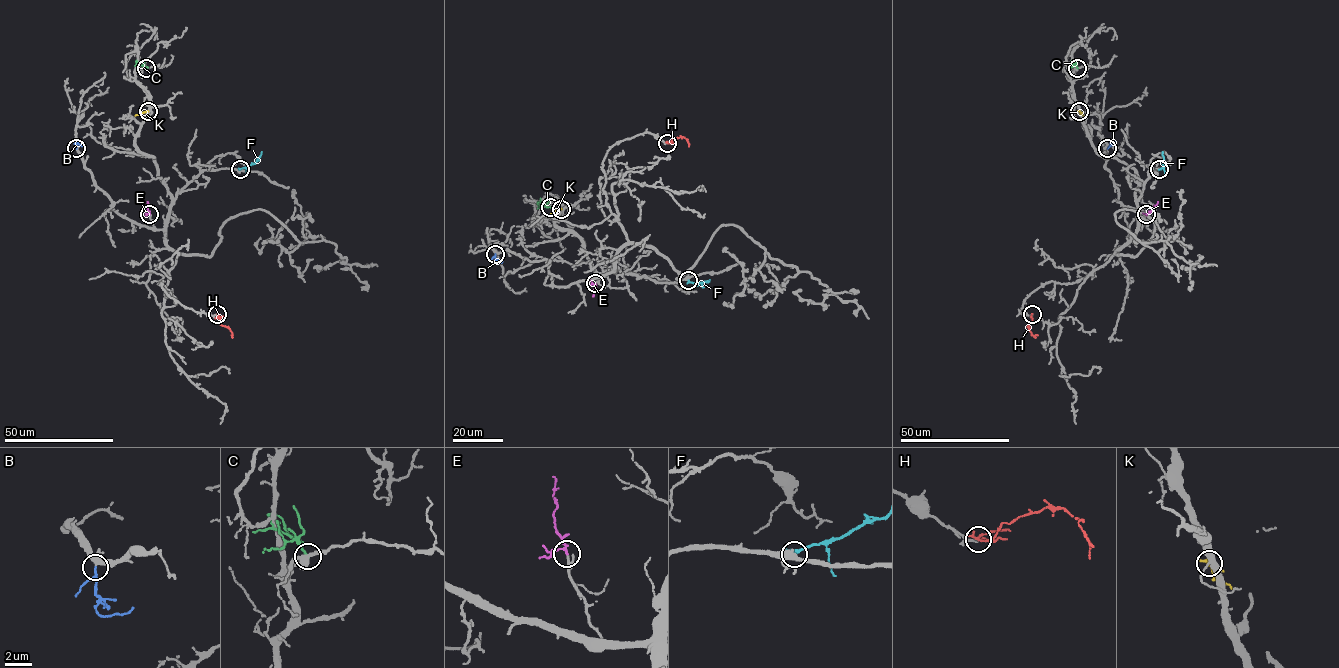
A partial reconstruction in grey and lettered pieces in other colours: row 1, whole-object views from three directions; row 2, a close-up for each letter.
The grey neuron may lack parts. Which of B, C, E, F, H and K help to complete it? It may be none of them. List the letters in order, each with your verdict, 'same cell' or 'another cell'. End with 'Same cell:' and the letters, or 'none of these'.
B: same cell
C: another cell
E: same cell
F: same cell
H: another cell
K: another cell
Same cell: B, E, F

